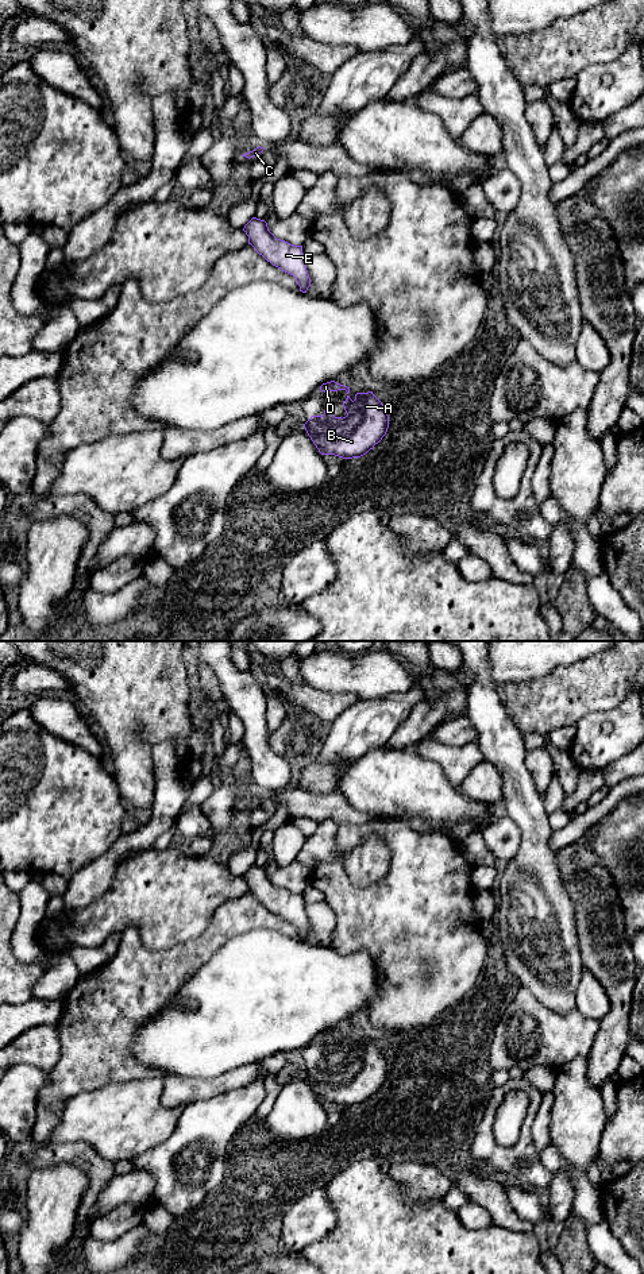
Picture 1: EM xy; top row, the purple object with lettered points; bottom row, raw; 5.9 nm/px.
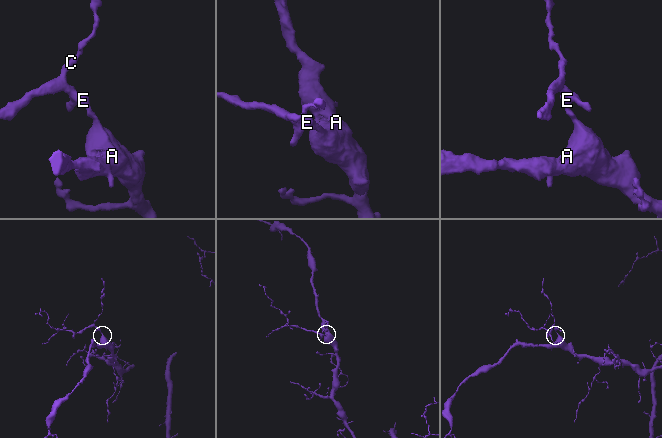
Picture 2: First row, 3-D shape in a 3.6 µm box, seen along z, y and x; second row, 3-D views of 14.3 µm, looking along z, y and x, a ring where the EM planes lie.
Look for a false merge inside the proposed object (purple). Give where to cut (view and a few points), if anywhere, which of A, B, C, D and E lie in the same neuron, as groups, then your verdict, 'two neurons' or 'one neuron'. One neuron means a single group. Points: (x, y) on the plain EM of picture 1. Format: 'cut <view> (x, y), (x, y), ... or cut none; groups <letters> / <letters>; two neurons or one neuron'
cut none; groups A B C D E; one neuron

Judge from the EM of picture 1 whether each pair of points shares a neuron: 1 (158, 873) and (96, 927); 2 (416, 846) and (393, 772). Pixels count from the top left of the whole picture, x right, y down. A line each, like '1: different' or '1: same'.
1: same
2: different

